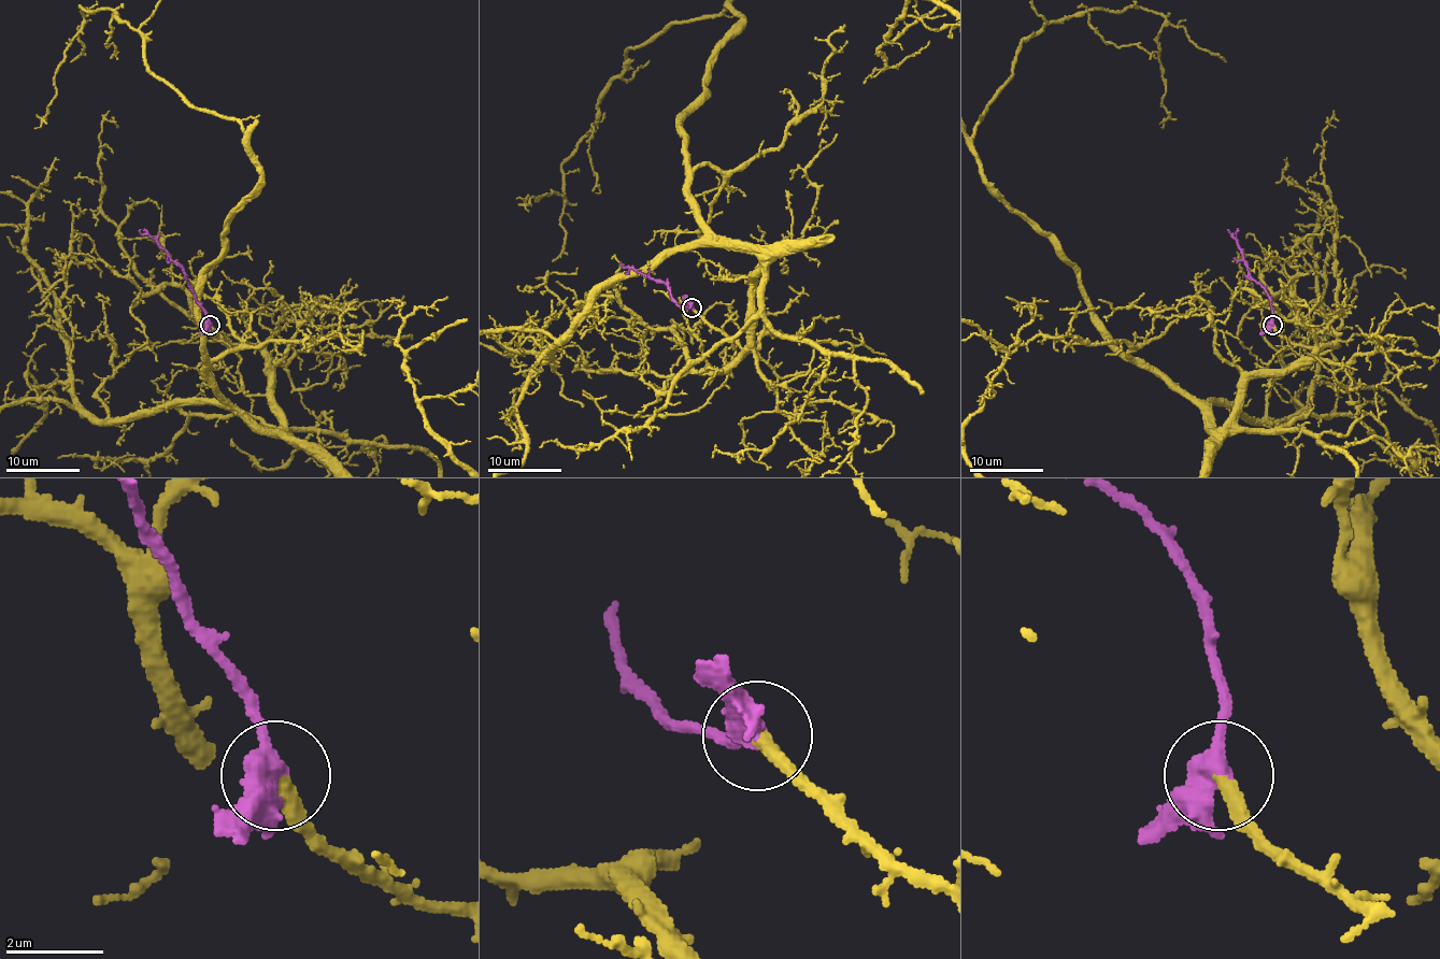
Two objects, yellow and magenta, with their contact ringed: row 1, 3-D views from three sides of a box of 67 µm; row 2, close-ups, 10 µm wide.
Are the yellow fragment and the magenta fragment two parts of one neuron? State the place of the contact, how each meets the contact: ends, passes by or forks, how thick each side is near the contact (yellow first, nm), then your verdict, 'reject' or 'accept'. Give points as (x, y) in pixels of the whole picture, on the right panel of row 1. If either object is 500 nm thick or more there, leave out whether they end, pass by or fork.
(1272, 325) | yellow ends | magenta forks | 320/400 nm | accept

